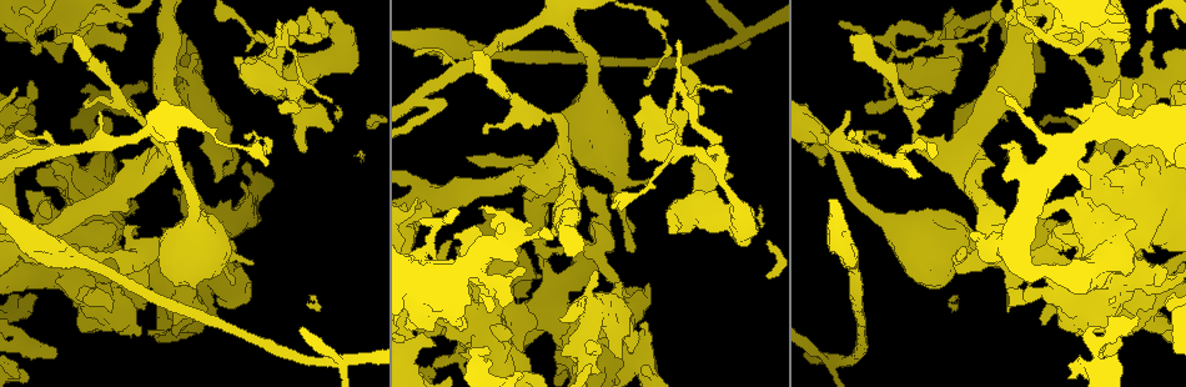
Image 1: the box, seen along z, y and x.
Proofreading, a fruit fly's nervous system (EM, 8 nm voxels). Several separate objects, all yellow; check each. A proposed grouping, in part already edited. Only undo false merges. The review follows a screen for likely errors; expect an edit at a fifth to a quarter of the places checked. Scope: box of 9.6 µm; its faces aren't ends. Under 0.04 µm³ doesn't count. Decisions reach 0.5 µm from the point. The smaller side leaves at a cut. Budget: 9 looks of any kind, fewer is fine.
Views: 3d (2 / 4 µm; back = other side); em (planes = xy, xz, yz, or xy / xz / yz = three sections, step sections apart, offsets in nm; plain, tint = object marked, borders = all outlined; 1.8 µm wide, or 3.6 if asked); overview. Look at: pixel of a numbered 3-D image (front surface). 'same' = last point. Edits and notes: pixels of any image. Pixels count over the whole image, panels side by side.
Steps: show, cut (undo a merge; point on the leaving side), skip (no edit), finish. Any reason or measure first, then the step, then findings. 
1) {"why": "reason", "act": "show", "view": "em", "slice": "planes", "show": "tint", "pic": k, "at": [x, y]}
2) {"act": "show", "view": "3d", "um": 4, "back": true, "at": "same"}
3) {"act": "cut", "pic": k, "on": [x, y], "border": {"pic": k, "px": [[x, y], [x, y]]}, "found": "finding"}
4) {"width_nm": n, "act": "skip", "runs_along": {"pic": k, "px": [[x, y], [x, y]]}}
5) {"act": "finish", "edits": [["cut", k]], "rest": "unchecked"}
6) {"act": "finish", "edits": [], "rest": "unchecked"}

{"why": "a narrow waist", "act": "show", "view": "em", "slice": "xy", "step": 4, "show": "tint", "pic": 1, "at": [614, 195]}

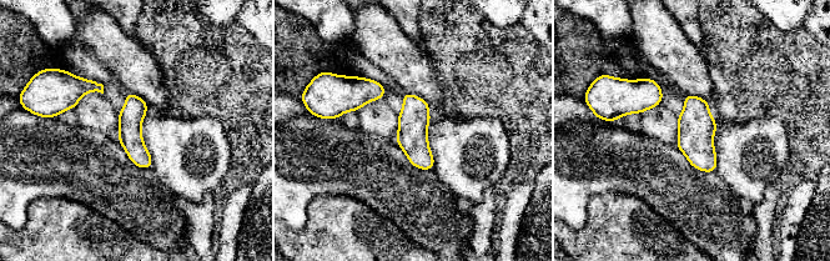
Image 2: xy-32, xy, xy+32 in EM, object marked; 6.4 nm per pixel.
{"why": "cut it another way", "act": "show", "view": "em", "slice": "planes", "show": "borders", "at": "same"}

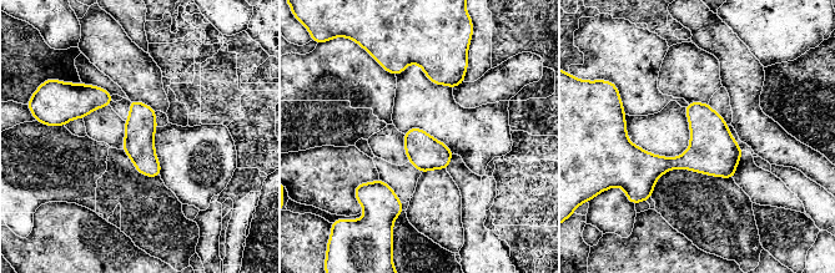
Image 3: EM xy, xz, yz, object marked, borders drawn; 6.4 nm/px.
{"act": "skip", "found": "one neuron here"}

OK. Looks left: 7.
{"why": "abrupt turn", "act": "show", "view": "3d", "um": 2, "pic": 1, "at": [739, 33]}

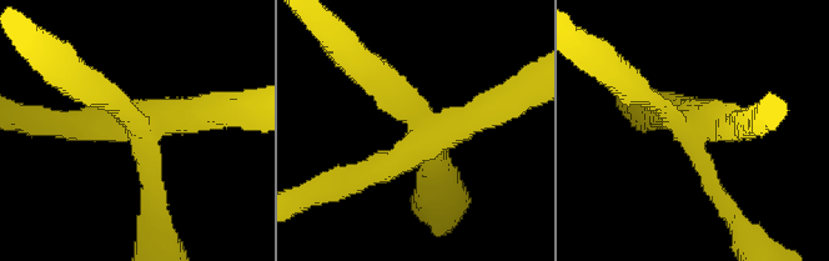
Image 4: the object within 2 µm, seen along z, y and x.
{"act": "show", "view": "em", "slice": "xy", "step": 16, "show": "tint", "pic": 4, "at": [701, 122]}

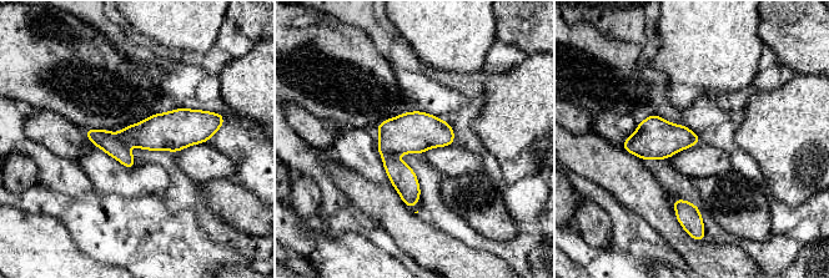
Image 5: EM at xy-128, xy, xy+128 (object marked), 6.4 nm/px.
{"why": "cut it another way", "act": "show", "view": "em", "slice": "planes", "show": "tint", "at": "same"}

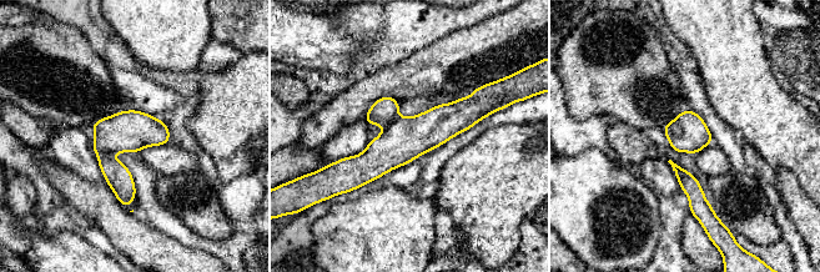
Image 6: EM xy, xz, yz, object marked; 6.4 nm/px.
{"width_nm": 260, "act": "cut", "pic": 6, "on": [117, 176], "found": "a second neuron is stuck on"}

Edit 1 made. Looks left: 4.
{"act": "show", "view": "overview"}

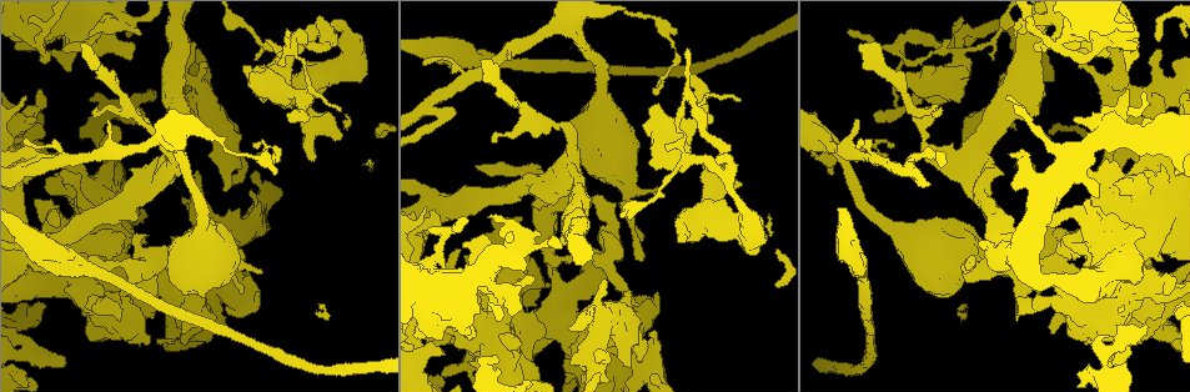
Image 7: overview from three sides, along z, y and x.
{"why": "calibre changes", "act": "show", "view": "3d", "um": 4, "pic": 7, "at": [909, 241]}

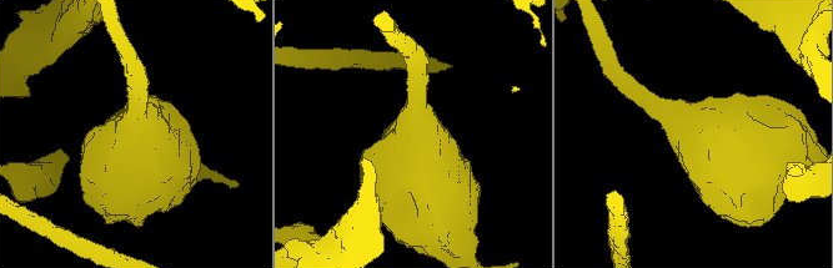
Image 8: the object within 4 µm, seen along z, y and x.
{"why": "need the tissue", "act": "show", "view": "em", "slice": "planes", "show": "tint", "pic": 8, "at": [418, 136]}

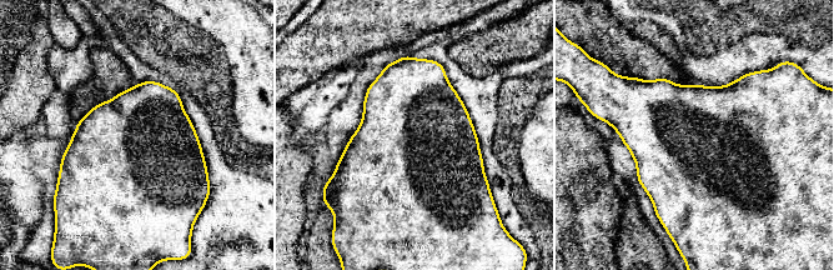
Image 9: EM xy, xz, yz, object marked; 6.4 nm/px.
{"act": "skip", "found": "continuous, no second neuron"}

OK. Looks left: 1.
{"why": "thick turns thin", "act": "show", "view": "em", "um": 3.6, "slice": "yz", "step": 4, "show": "borders", "pic": 7, "at": [1099, 44]}

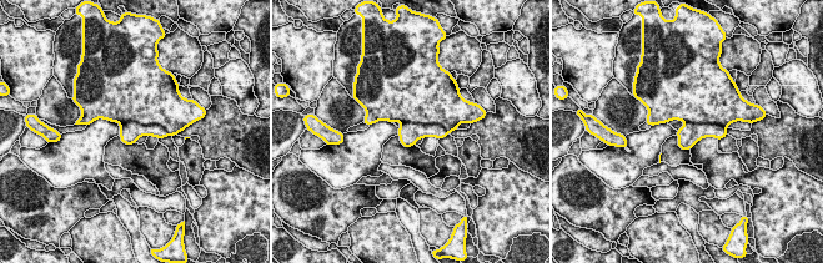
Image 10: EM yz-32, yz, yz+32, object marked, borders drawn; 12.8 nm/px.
{"width_nm": 420, "act": "cut", "pic": 10, "on": [129, 131], "found": "two neurons meet here"}

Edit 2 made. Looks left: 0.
{"act": "finish", "edits": [["cut", 6], ["cut", 10]], "rest": "unchecked"}

